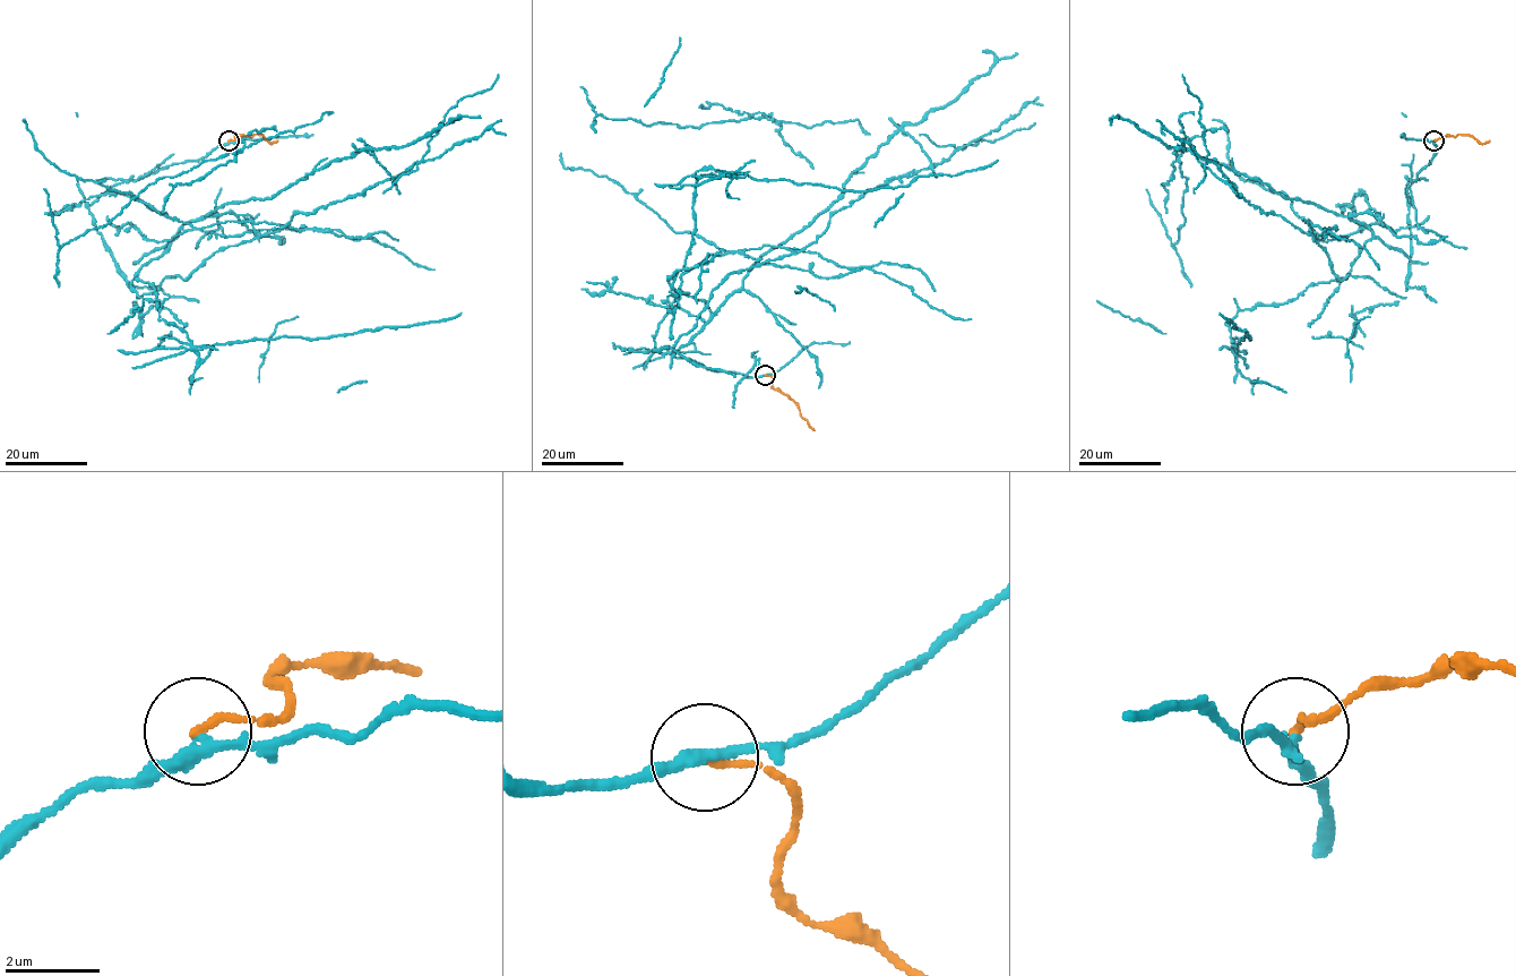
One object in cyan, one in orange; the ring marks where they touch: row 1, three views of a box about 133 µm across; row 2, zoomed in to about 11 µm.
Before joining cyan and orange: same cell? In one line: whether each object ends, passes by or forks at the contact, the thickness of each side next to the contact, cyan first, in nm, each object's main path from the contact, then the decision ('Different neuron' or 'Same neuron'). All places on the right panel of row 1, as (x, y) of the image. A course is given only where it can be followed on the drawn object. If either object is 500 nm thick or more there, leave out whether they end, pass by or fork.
At the ring cyan passes by. At the ring orange ends. Thickness 240 nm (cyan) against 160 nm. Course of cyan: (1433, 142), (1405, 297), (1340, 280), (1189, 150), (1372, 237), (1345, 276), (1241, 309), (1239, 343), (1220, 313). Course of orange: (1433, 142), (1463, 134), (1480, 144), (1489, 140). Different neuron

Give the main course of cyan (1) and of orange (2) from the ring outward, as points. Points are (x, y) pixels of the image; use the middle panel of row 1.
1: (765, 375), (625, 351), (931, 160), (896, 133), (713, 314), (672, 285), (697, 171), (868, 190), (998, 160)
2: (765, 375), (773, 378), (774, 388), (795, 403), (800, 414), (815, 430)

